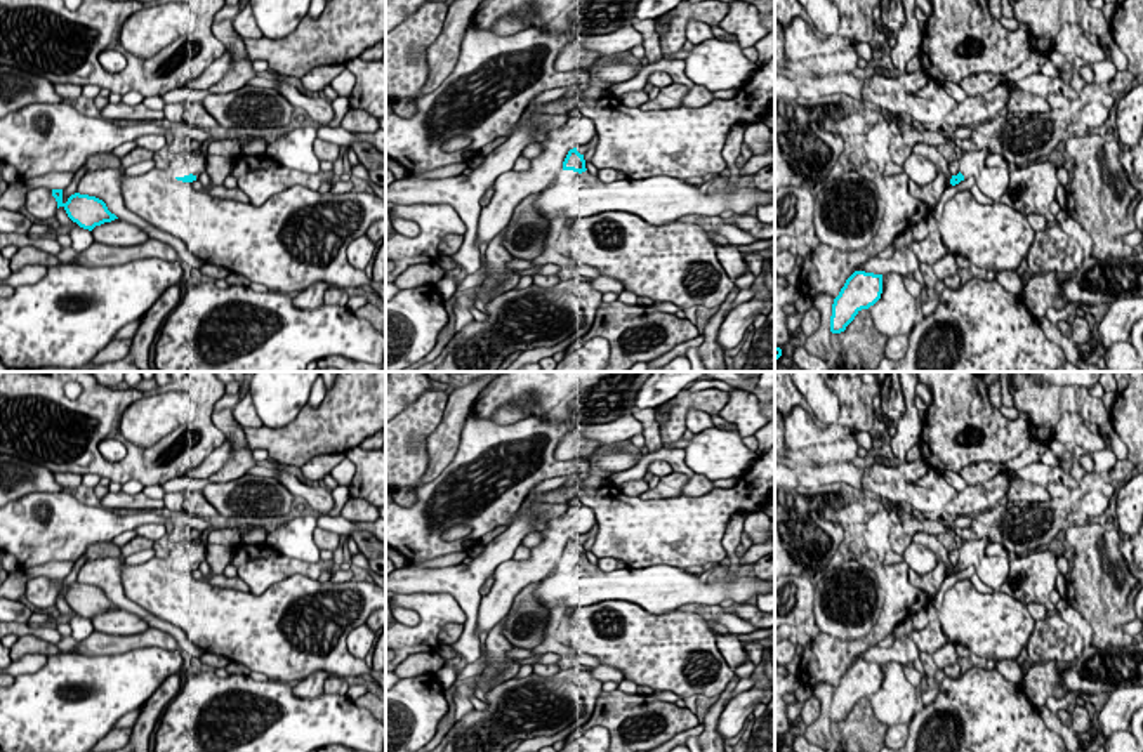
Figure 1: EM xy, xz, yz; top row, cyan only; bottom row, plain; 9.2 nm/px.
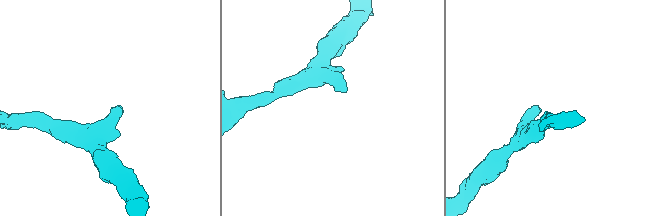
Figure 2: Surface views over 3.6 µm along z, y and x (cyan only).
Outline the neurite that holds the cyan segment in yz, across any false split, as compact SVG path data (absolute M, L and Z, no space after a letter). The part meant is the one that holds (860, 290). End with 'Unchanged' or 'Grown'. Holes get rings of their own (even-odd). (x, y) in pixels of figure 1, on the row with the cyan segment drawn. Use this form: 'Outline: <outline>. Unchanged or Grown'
Outline: M855 271L832 304L830 332L841 333L862 309L874 306L882 294L882 274Z. Unchanged

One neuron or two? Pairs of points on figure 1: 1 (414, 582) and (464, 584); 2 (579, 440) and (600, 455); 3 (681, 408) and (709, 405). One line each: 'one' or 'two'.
1: one
2: one
3: one

